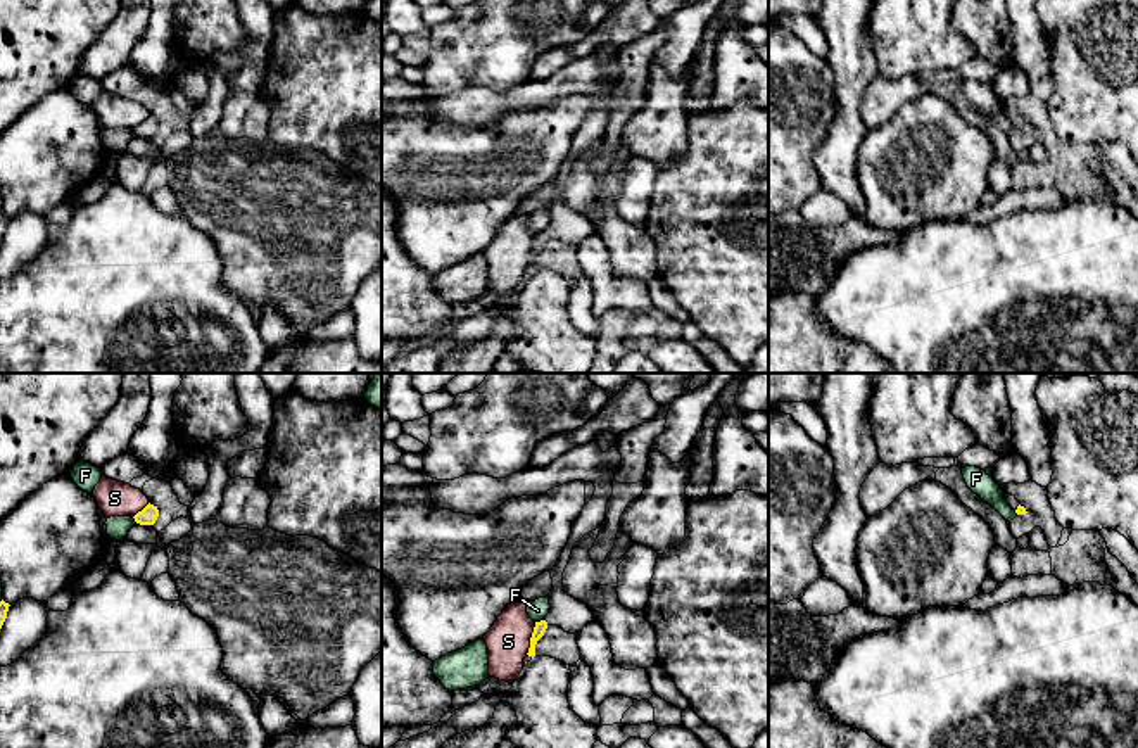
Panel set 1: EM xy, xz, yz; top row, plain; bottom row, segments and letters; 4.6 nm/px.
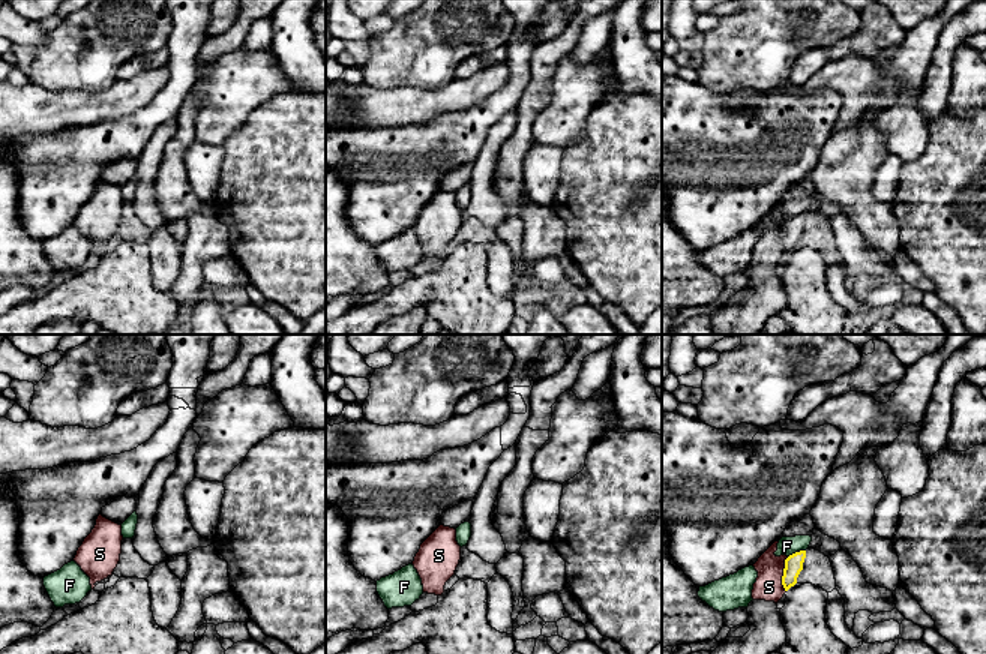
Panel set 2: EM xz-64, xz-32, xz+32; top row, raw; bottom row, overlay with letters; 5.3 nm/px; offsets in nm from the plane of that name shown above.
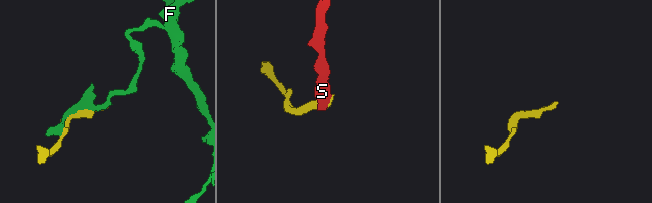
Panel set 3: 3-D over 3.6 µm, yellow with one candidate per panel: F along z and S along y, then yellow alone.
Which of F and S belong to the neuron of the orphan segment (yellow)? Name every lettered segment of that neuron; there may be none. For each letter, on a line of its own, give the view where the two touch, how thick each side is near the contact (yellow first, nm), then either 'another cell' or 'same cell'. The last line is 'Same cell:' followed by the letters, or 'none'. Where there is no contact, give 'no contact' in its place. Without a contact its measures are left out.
F: contact in xz; calibres 60 and 90 nm; another cell
S: contact in xz; calibres 60 and 200 nm; another cell
Same cell: none

